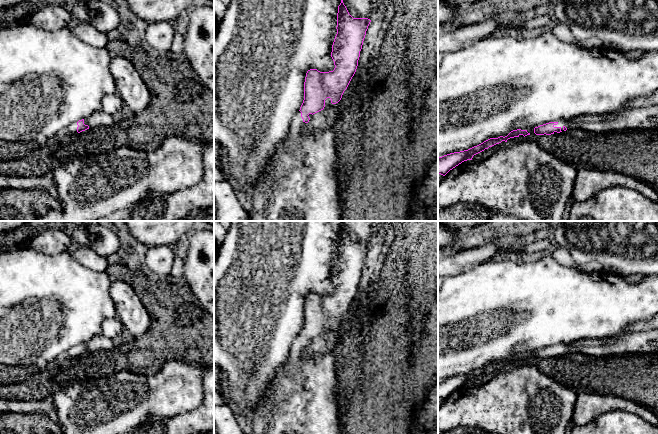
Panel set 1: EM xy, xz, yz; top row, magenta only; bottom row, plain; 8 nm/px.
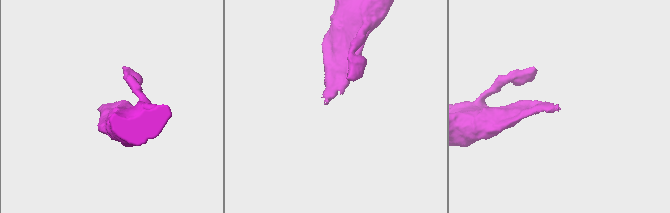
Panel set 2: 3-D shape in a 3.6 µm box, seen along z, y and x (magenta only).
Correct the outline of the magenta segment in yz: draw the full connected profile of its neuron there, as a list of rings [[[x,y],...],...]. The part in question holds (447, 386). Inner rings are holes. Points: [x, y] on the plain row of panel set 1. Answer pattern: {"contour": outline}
{"contour": [[[658,329],[636,332],[633,340],[631,339],[630,333],[622,333],[621,335],[606,339],[588,338],[581,340],[578,344],[561,343],[535,351],[533,355],[531,353],[513,354],[505,361],[490,362],[468,374],[438,381],[438,398],[445,400],[450,394],[462,386],[472,384],[474,379],[502,365],[507,366],[510,362],[516,364],[530,358],[555,359],[577,351],[588,358],[602,358],[616,355],[658,354]]]}

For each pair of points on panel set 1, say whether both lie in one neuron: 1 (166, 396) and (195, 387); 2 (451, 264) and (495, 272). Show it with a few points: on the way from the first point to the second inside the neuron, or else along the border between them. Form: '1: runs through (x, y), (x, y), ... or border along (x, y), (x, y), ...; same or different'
1: runs through (173, 390), (178, 387), (188, 387); same
2: border along (491, 258), (467, 270), (449, 276); different

